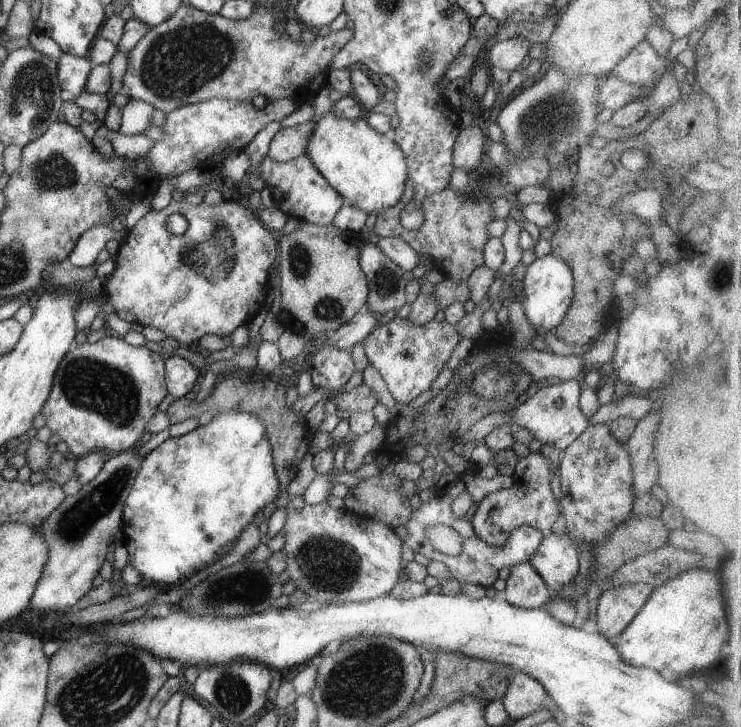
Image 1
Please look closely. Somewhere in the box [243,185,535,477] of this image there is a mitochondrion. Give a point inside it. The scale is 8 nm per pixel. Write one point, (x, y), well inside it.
(327, 309)

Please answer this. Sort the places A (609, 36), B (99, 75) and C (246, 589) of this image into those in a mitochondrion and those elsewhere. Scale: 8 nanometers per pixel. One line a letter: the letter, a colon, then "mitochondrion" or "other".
A: other
B: other
C: mitochondrion

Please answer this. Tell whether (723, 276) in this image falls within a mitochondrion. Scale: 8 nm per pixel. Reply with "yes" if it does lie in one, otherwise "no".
yes

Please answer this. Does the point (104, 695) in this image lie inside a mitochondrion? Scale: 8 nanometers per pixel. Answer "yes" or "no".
yes

